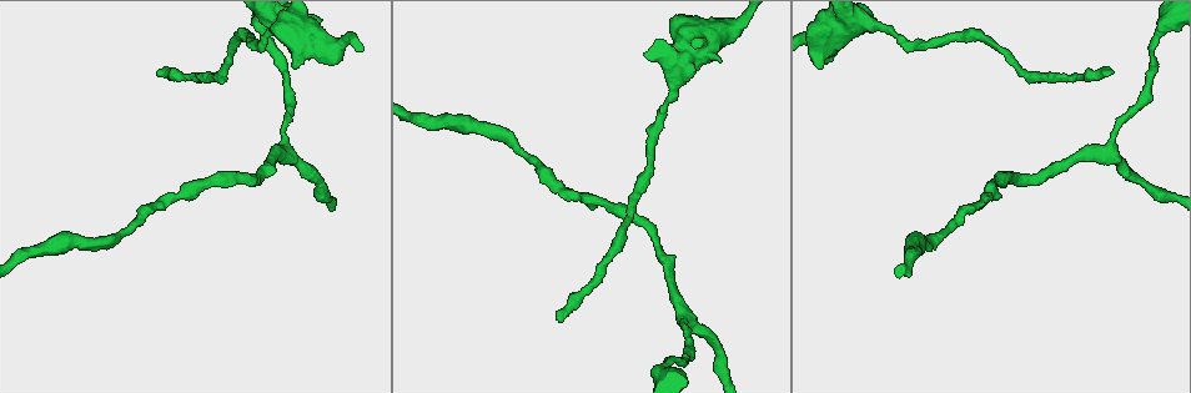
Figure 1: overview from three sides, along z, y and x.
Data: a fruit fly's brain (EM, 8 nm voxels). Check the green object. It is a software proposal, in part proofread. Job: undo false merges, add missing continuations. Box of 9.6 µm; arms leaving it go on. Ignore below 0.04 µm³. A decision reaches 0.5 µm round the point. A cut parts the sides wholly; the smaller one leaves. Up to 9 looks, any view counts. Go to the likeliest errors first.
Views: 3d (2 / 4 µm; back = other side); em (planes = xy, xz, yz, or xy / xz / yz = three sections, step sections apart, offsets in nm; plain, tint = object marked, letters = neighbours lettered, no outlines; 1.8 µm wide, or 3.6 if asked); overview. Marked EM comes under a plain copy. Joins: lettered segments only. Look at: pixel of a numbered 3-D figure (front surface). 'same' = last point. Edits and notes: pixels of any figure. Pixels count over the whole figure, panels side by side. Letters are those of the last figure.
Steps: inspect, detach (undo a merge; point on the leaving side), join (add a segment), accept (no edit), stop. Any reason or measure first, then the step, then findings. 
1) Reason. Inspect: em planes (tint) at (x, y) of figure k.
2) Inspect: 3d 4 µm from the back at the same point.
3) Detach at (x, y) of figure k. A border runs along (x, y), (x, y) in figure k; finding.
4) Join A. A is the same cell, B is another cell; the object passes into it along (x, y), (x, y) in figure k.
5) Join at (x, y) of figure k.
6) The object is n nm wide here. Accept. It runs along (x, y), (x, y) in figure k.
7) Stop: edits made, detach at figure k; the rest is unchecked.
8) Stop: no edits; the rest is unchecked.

Branch stops here. Inspect: em planes (letters) at (1113, 72) of figure 1.

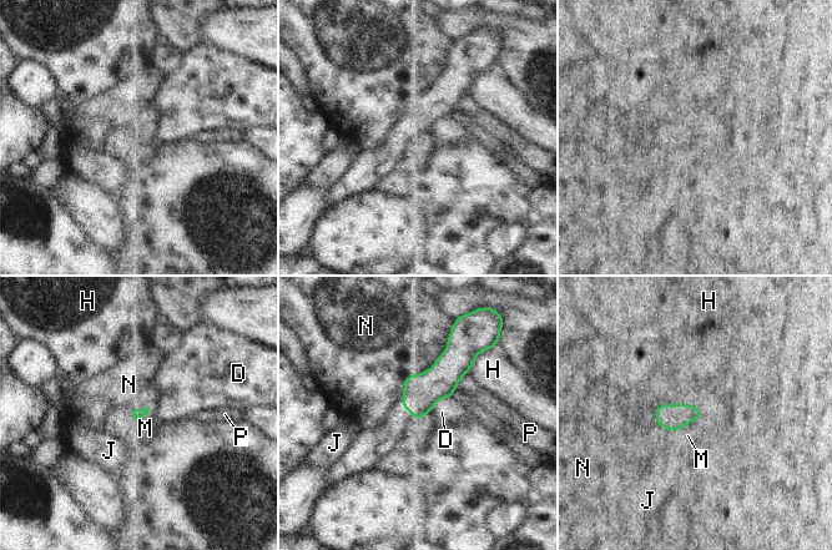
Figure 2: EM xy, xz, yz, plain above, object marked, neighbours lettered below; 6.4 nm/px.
Accept. D, H, J, M, N and P are other cells; a border runs along (702, 414), (672, 432) in figure 2; no lettered segment goes on from it.

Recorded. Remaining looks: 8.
Arms part here. Inspect: 3d 2 µm at (1111, 149) of figure 1.

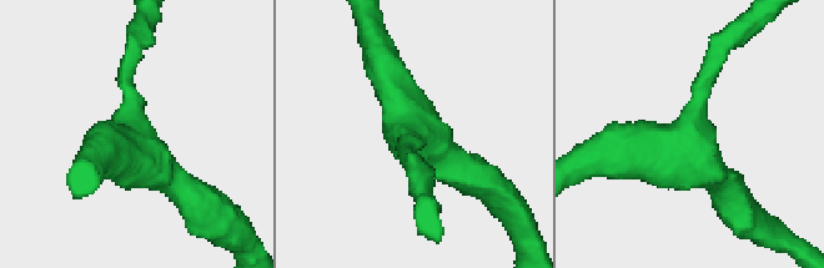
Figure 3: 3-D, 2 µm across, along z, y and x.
3 arms meet here; the arms are 170, 260, 280 nm wide; shape alone is not enough. Inspect: em xy step 16 (tint) at (689, 134) of figure 3.

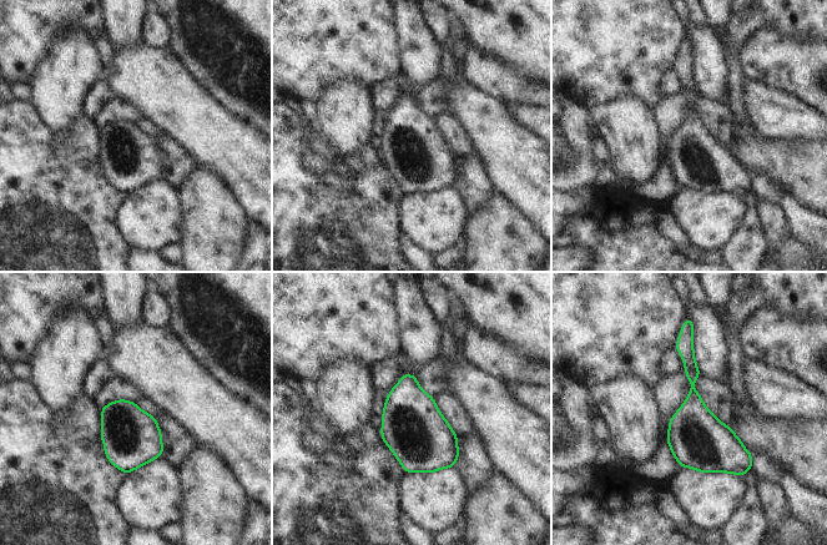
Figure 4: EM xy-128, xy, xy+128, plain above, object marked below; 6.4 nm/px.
Another direction. Inspect: em planes (letters) at the same point.

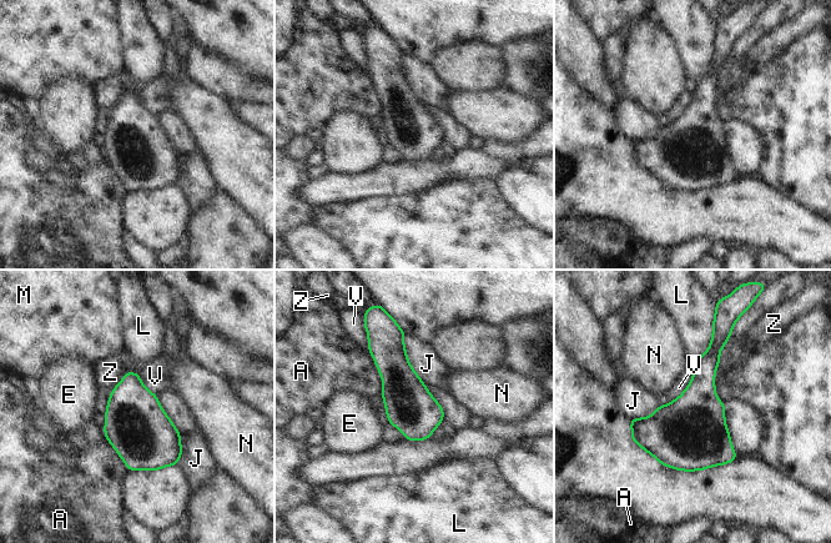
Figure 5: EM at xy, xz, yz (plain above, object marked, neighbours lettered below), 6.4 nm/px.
Accept. A, E, J, L, M, N, V and Z are other cells; a border runs along (693, 373), (689, 385), (673, 401) in figure 5; all the same cell.

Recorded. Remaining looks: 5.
Sudden change in width. Inspect: em 3.6 µm planes (tint) at (662, 374) of figure 1.

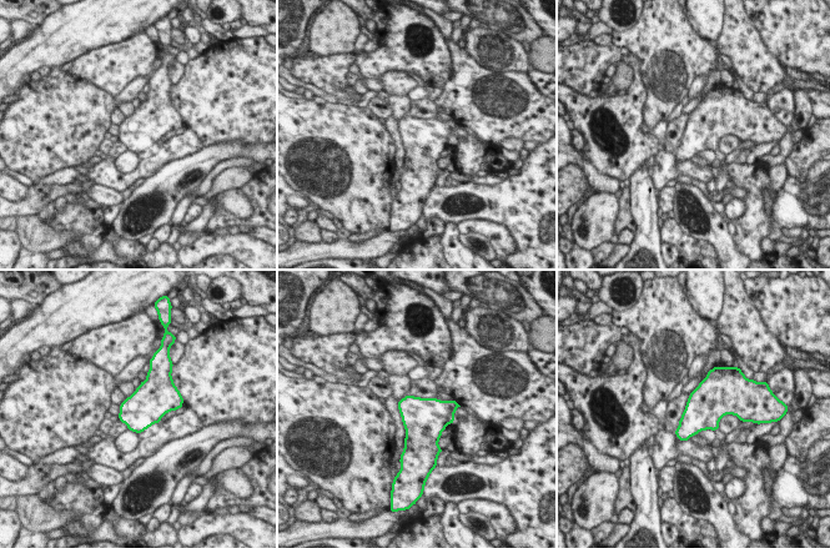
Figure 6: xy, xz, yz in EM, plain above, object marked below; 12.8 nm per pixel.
Inspect: em 3.6 µm planes (letters) at the same point.

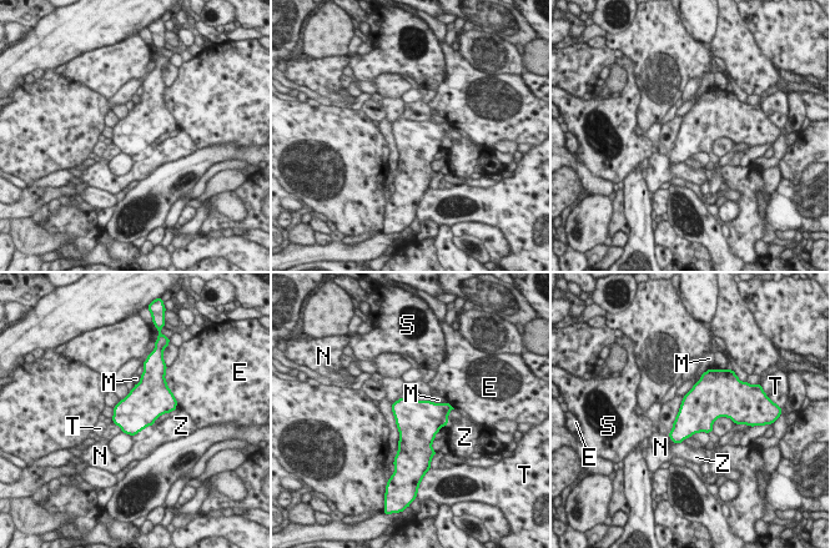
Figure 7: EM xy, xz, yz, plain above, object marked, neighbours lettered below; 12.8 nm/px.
The longest contact is with N, 200 nm. Accept. E, M, N, S, T and Z are other cells; a border runs along (112, 422), (122, 432) in figure 7; continuous, no second cell.

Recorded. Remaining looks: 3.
Thick turns thin. Inspect: 3d 4 µm at (846, 23) of figure 1.

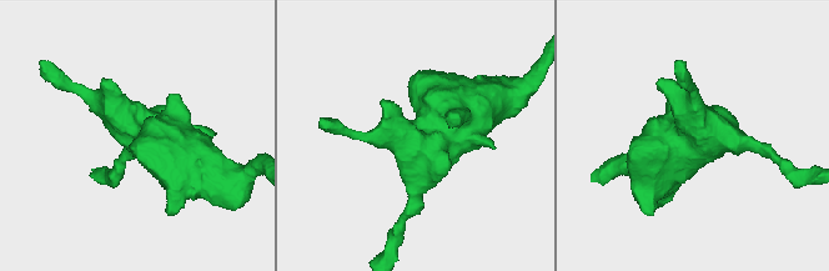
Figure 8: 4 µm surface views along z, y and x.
Shape alone is not enough. Inspect: em xz step 16 (tint) at (431, 141) of figure 8.

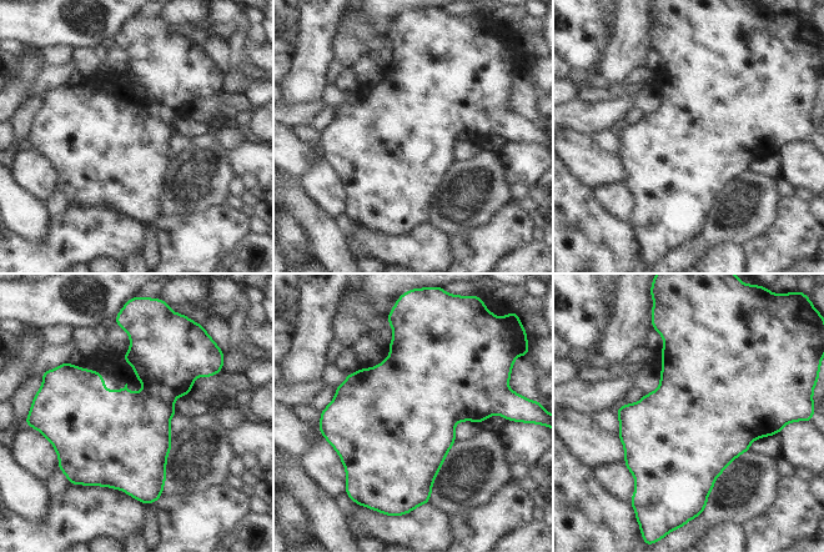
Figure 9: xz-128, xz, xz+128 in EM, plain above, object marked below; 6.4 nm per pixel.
Another direction. Inspect: em planes (letters) at the same point.

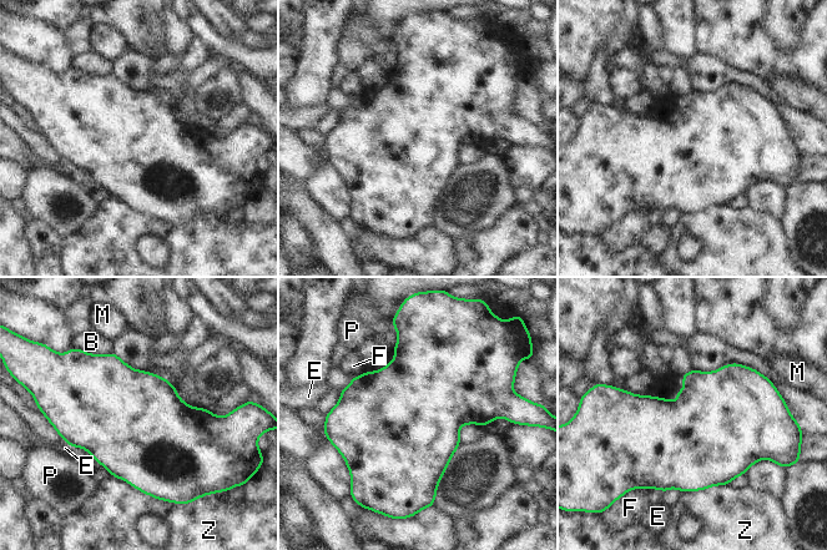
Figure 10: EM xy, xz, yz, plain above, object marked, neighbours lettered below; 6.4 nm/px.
The object is 650 nm wide here. Accept. B, E, F, M, P and Z are other cells; continuous, no second cell.

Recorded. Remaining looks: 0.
Stop: no edits; the rest is unchecked.

